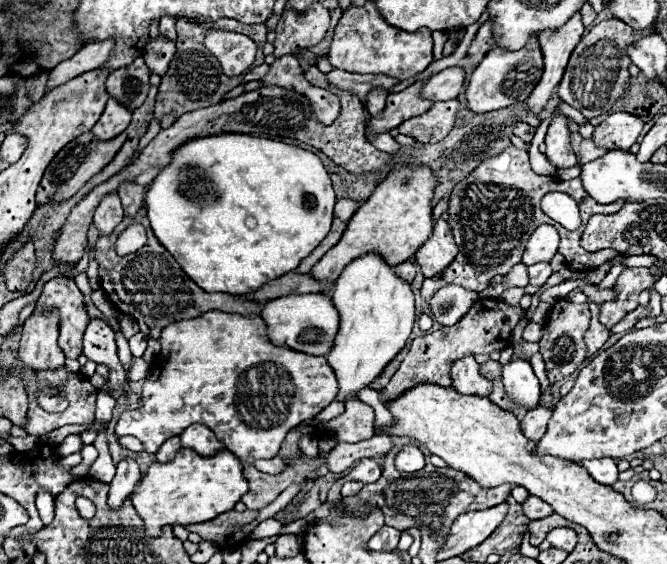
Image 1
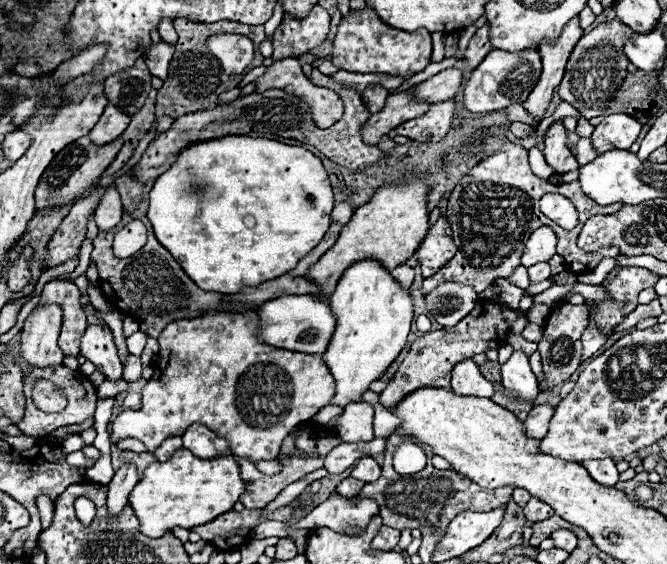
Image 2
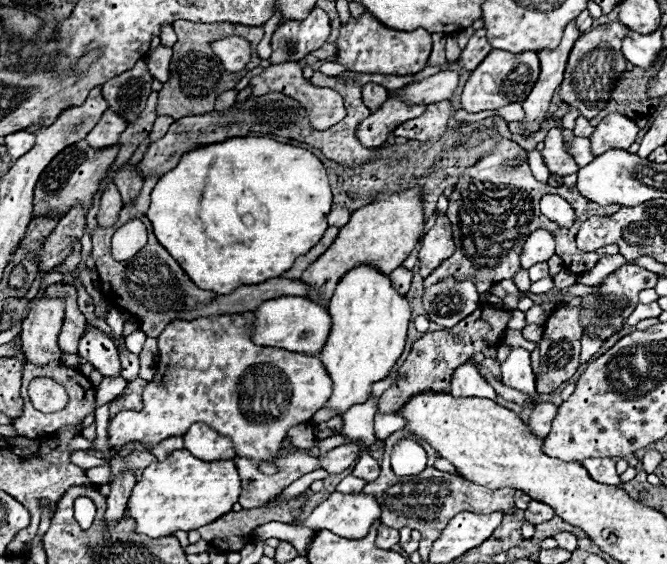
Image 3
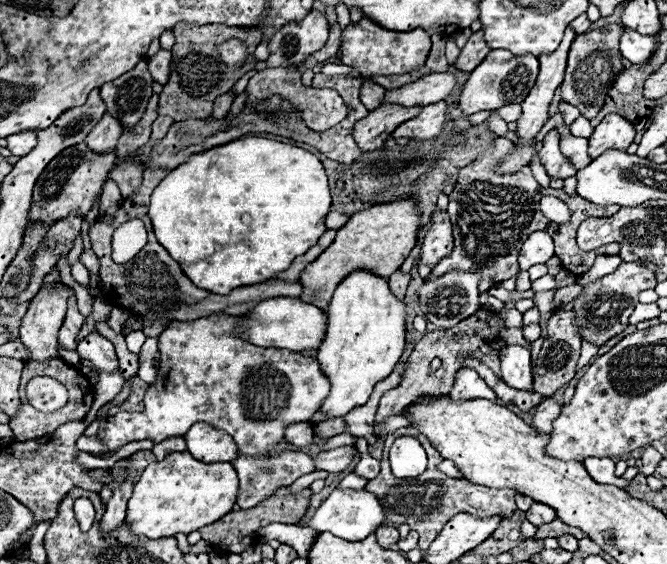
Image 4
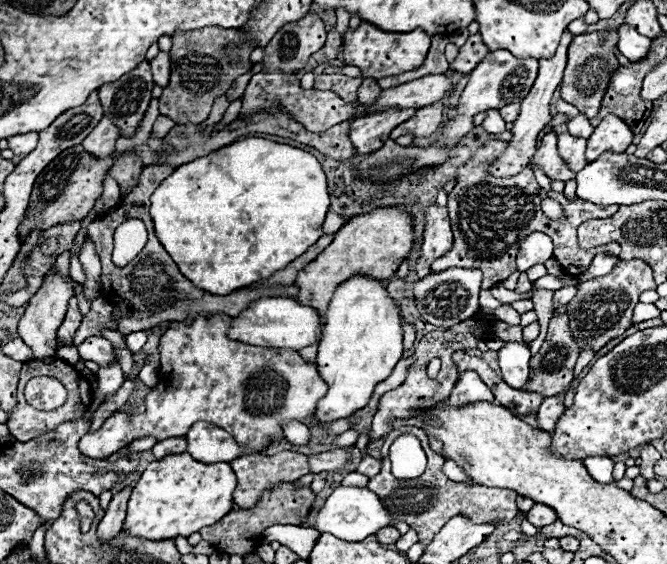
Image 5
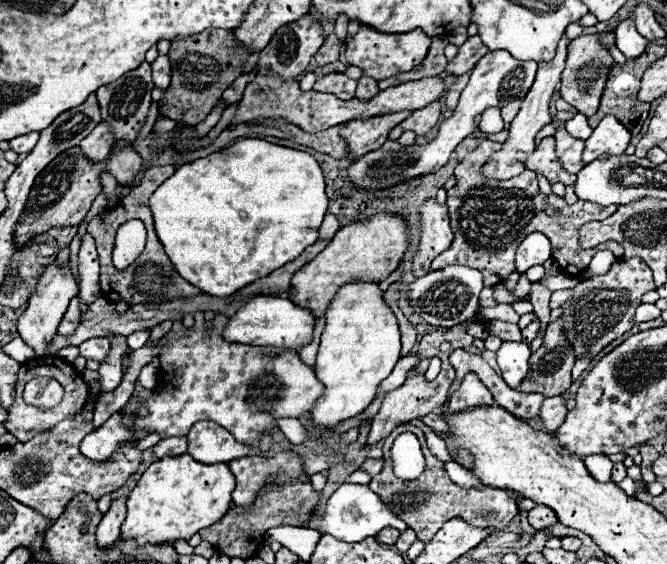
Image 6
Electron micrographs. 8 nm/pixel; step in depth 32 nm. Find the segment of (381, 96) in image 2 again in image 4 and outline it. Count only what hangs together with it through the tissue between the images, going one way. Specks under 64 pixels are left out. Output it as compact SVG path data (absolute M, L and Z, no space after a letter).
M366 80L360 88L360 100L362 104L368 108L368 110L376 110L380 104L382 104L382 98L384 98L384 88L378 86L372 82L372 80Z

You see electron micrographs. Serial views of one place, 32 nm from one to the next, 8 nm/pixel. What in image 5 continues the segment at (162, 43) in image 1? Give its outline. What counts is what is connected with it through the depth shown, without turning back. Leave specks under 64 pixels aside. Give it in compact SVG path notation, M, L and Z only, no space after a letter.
M158 52L158 56L154 60L150 60L150 68L152 68L154 82L164 88L168 78L170 78L170 54L168 52Z

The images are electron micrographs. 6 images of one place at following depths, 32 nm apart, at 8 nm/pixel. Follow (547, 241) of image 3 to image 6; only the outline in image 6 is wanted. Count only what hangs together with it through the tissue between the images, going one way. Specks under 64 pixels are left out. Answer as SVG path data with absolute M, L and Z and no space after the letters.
M534 232L534 234L526 236L522 240L522 244L518 246L518 252L516 252L516 270L522 274L522 272L526 272L528 268L532 268L536 264L544 264L550 256L552 256L550 240L544 234Z

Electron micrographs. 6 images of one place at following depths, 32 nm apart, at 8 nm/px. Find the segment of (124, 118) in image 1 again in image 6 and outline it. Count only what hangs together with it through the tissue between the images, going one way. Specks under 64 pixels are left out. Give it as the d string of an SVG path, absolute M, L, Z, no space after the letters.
M100 122L82 142L82 152L94 162L100 162L100 160L106 160L108 154L112 152L112 144L116 142L114 134L110 132L112 126L108 122Z

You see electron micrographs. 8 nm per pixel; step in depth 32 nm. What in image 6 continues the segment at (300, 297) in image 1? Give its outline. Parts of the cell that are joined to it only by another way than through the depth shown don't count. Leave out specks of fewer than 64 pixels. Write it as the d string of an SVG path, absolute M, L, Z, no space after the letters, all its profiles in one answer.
M258 296L250 300L244 308L240 308L228 322L224 330L224 338L232 342L252 344L252 346L282 346L282 348L302 348L312 342L316 326L316 316L312 310L296 306L288 298L274 296Z

